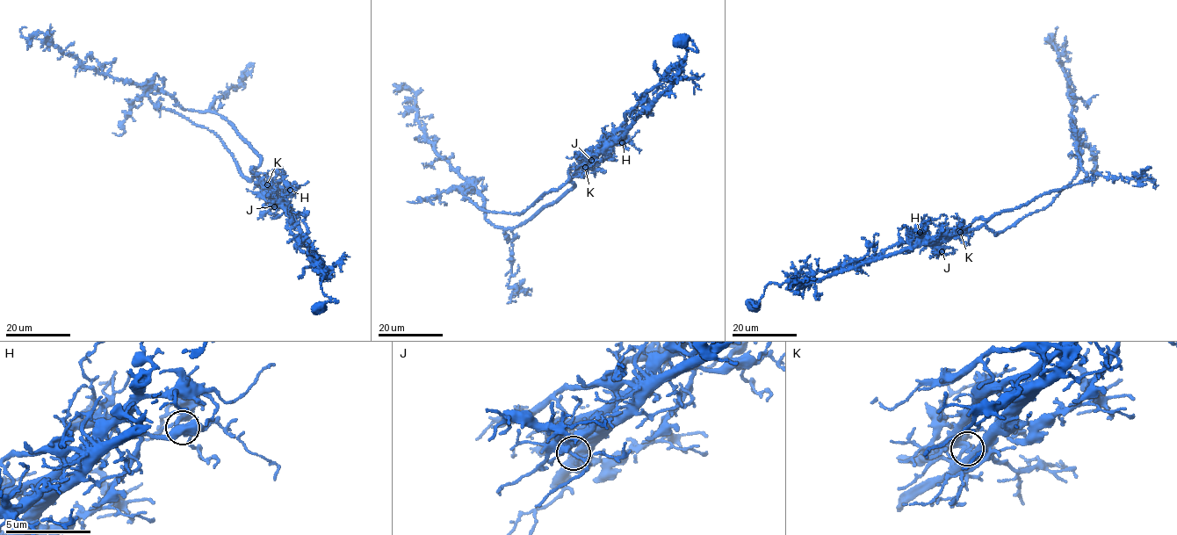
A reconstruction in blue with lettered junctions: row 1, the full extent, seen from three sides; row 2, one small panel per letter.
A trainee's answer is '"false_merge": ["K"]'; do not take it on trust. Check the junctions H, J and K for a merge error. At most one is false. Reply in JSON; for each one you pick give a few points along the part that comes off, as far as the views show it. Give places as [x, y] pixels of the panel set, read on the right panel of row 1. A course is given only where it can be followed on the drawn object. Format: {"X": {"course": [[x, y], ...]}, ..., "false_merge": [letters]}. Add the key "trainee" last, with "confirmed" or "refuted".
{"K": {"course": [[960, 232], [984, 226], [996, 234], [1042, 210], [1079, 169], [1081, 141], [1094, 157], [1093, 177], [1100, 176]]}, "false_merge": ["K"], "trainee": "confirmed"}

